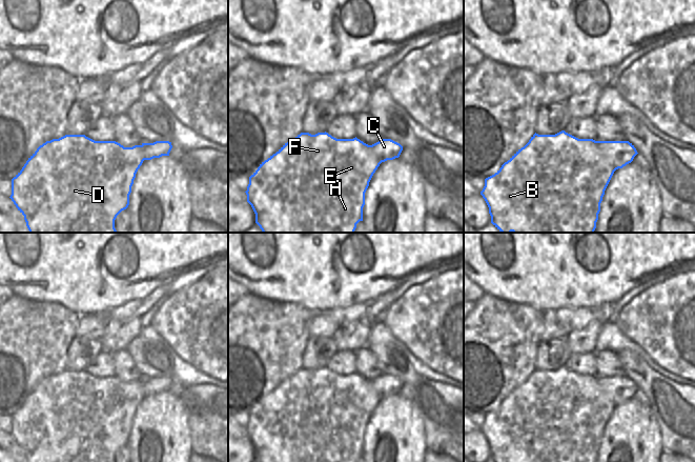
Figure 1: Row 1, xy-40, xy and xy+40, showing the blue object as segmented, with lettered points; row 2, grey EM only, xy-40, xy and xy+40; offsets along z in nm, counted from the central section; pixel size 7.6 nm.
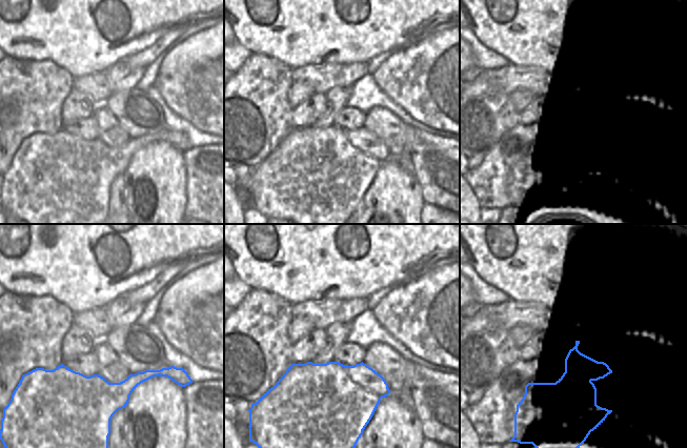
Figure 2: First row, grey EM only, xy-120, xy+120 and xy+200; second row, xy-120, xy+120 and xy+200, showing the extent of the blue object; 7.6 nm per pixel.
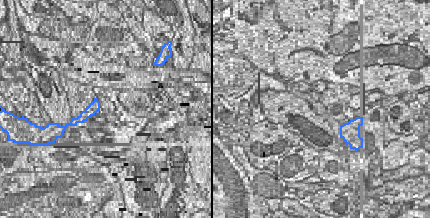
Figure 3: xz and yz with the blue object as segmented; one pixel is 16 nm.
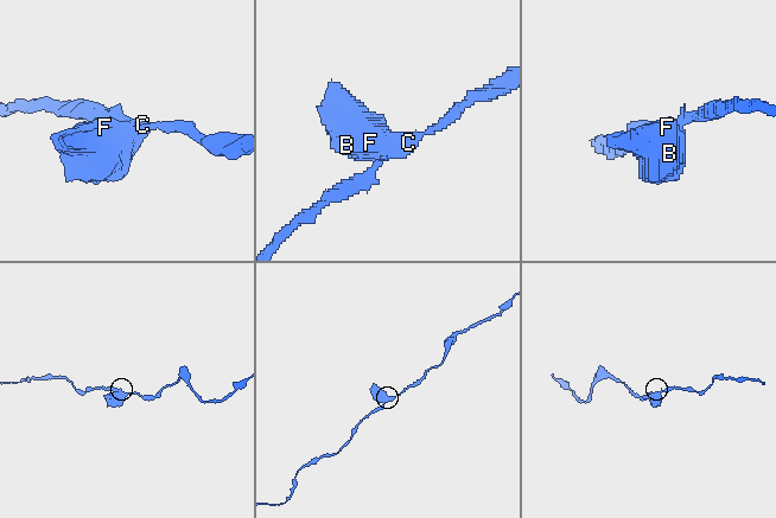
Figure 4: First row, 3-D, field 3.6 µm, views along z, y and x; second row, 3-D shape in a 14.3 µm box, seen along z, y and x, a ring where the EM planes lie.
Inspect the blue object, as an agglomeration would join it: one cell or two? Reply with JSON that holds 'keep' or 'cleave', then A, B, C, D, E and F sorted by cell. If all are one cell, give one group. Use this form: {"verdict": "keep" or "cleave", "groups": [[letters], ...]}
{"verdict": "keep", "groups": [["A", "B", "C", "D", "E", "F"]]}

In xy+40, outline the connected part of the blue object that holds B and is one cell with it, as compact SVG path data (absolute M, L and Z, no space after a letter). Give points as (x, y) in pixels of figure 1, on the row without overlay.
M565 366L555 370L535 368L494 410L485 415L481 430L495 462L596 462L600 439L614 407L631 399L637 389L629 377L578 375Z

